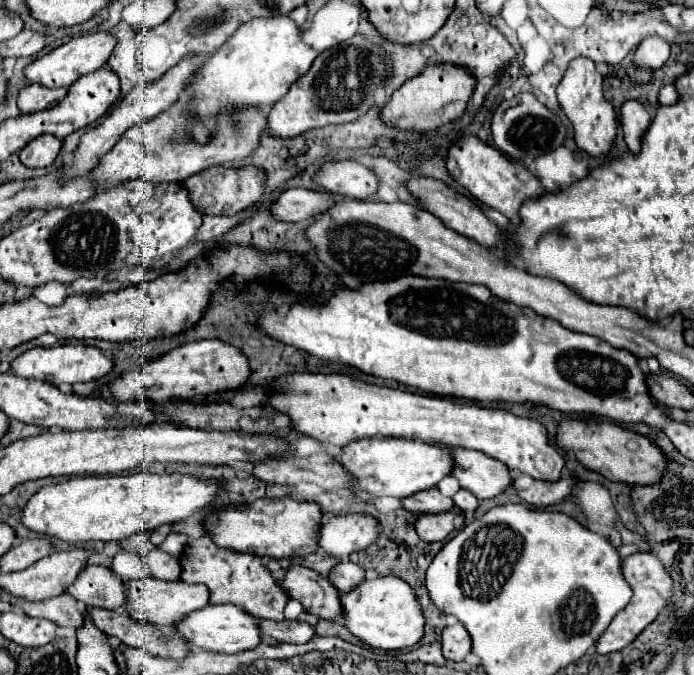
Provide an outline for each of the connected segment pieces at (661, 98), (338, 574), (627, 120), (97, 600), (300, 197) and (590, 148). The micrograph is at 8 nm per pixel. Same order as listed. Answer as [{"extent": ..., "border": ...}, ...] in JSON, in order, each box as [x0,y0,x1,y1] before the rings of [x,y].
[{"extent":[658,85,678,106],"border":[[[674,85],[663,86],[658,95],[658,102],[661,106],[670,106],[678,101],[678,92]]]},{"extent":[330,562,364,594],"border":[[[340,562],[330,570],[330,582],[346,594],[346,590],[354,590],[364,580],[364,568],[354,562]]]},{"extent":[620,100,650,154],"border":[[[628,100],[620,108],[620,124],[624,130],[624,140],[628,148],[636,154],[640,150],[640,136],[646,132],[650,124],[650,114],[638,100]]]},{"extent":[66,564,126,610],"border":[[[90,564],[80,578],[66,588],[80,606],[100,606],[108,610],[122,608],[126,602],[124,582],[112,572],[112,568]]]},{"extent":[270,188,334,222],"border":[[[292,188],[282,192],[280,198],[270,206],[270,216],[282,222],[298,222],[298,220],[312,218],[322,210],[328,210],[328,206],[332,204],[334,204],[332,194]]]},{"extent":[558,58,616,156],"border":[[[574,58],[570,62],[562,82],[558,84],[558,102],[574,126],[574,140],[576,146],[590,156],[600,156],[610,150],[612,140],[616,138],[616,112],[610,102],[606,102],[602,92],[602,74],[596,70],[596,64],[590,58]]]}]

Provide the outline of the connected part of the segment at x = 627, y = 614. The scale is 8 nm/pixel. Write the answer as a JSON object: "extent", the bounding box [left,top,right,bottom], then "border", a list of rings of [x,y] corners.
{"extent":[596,552,674,654],"border":[[[636,552],[636,554],[632,554],[630,558],[624,560],[622,570],[624,570],[626,582],[634,590],[634,596],[632,596],[630,604],[626,608],[622,608],[614,616],[614,620],[610,622],[610,626],[606,628],[606,632],[602,634],[602,638],[598,640],[596,650],[600,654],[610,654],[610,652],[616,652],[616,650],[622,650],[624,646],[628,646],[648,624],[652,624],[658,618],[658,614],[664,608],[670,606],[670,600],[672,600],[674,580],[668,574],[668,570],[664,568],[664,564],[658,560],[656,554],[652,554],[652,552]]]}

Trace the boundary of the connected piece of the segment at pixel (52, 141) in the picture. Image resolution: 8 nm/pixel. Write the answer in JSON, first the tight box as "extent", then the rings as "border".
{"extent":[20,134,62,168],"border":[[[42,134],[20,150],[20,162],[28,168],[46,168],[54,162],[62,142],[56,136]]]}

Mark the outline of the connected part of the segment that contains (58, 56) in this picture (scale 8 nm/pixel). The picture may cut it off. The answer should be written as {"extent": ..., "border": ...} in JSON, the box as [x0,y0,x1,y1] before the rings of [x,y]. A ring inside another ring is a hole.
{"extent":[24,32,116,88],"border":[[[90,32],[90,34],[82,34],[78,38],[72,38],[70,42],[58,46],[56,50],[44,54],[42,58],[38,58],[36,62],[32,62],[30,66],[24,68],[24,76],[30,82],[38,82],[44,84],[48,88],[58,88],[58,86],[70,86],[72,82],[76,82],[80,76],[90,74],[102,66],[108,64],[108,58],[116,46],[116,36],[112,32]]]}

